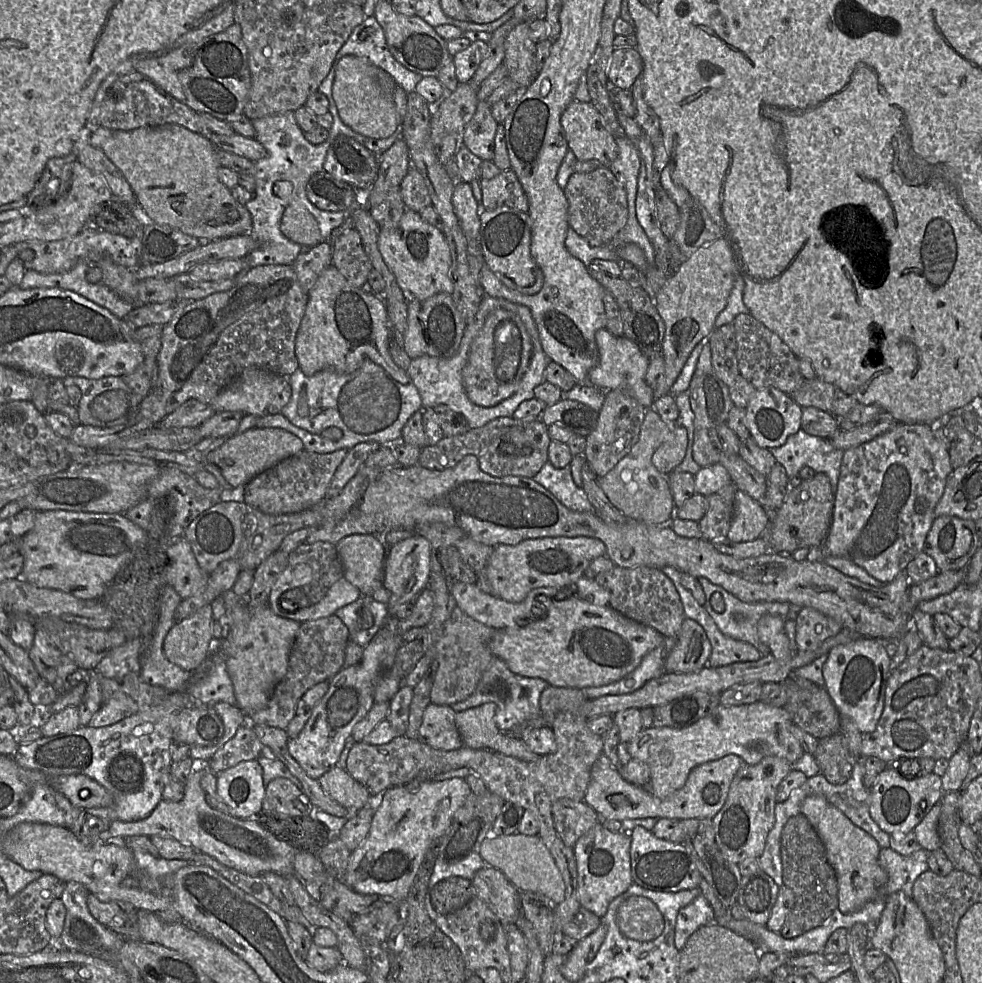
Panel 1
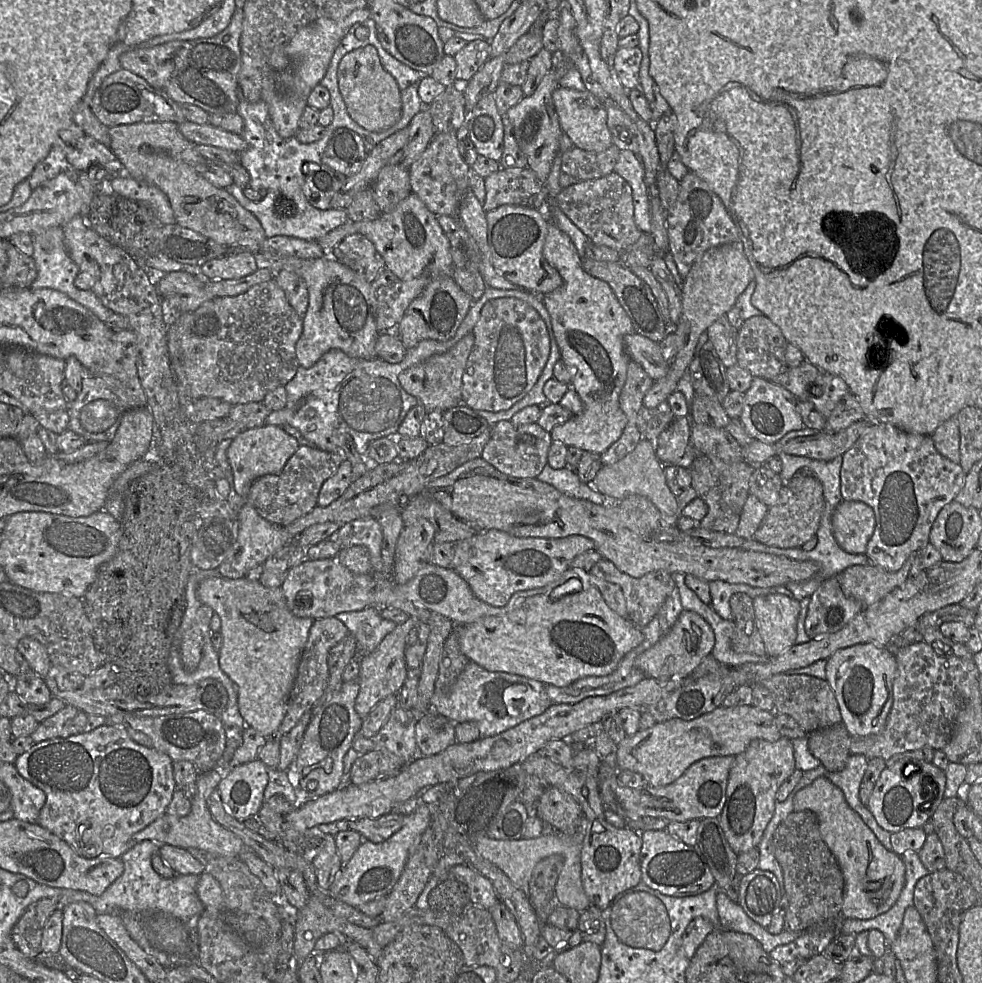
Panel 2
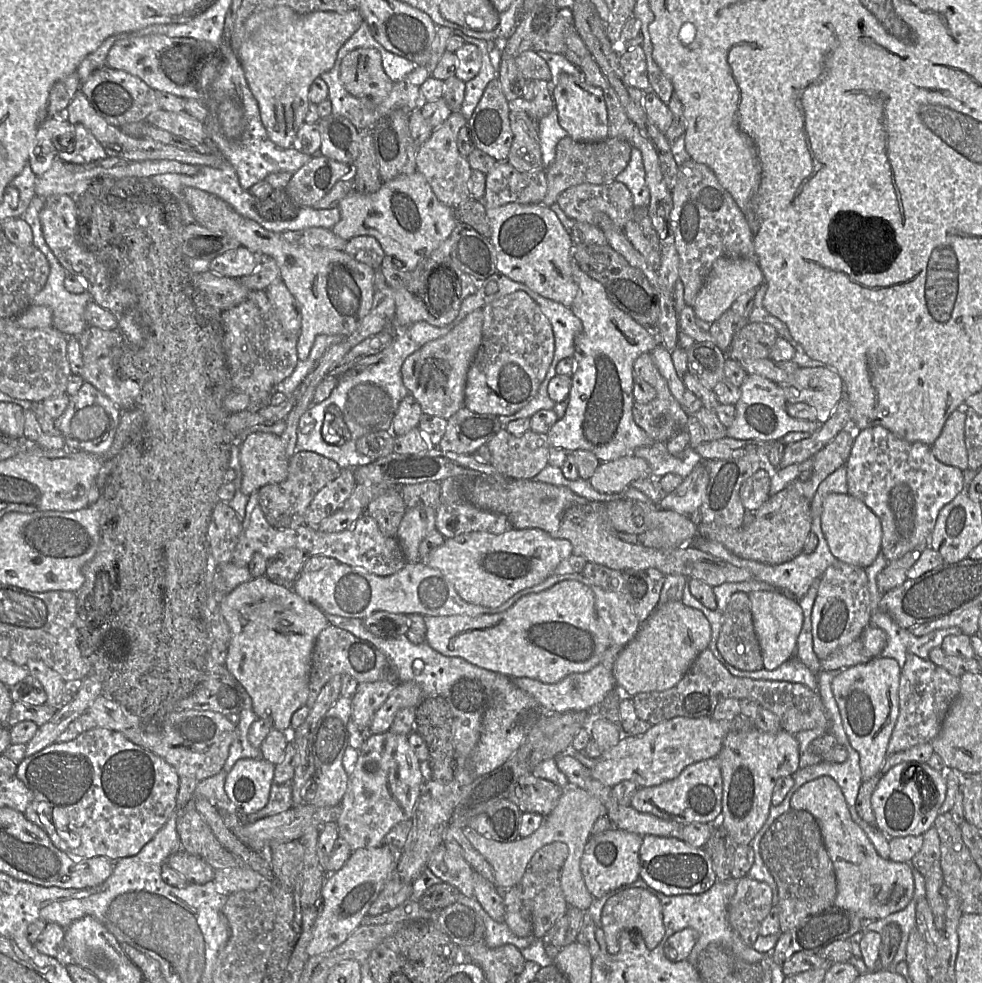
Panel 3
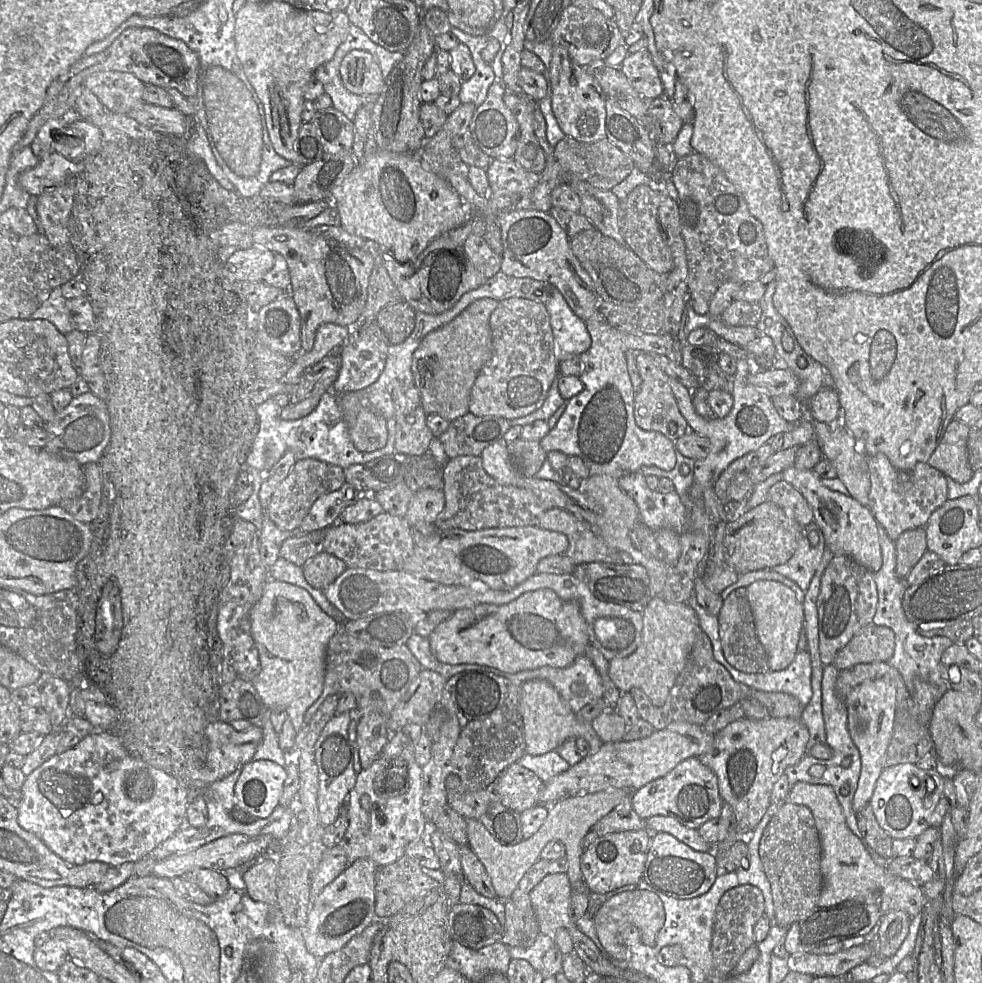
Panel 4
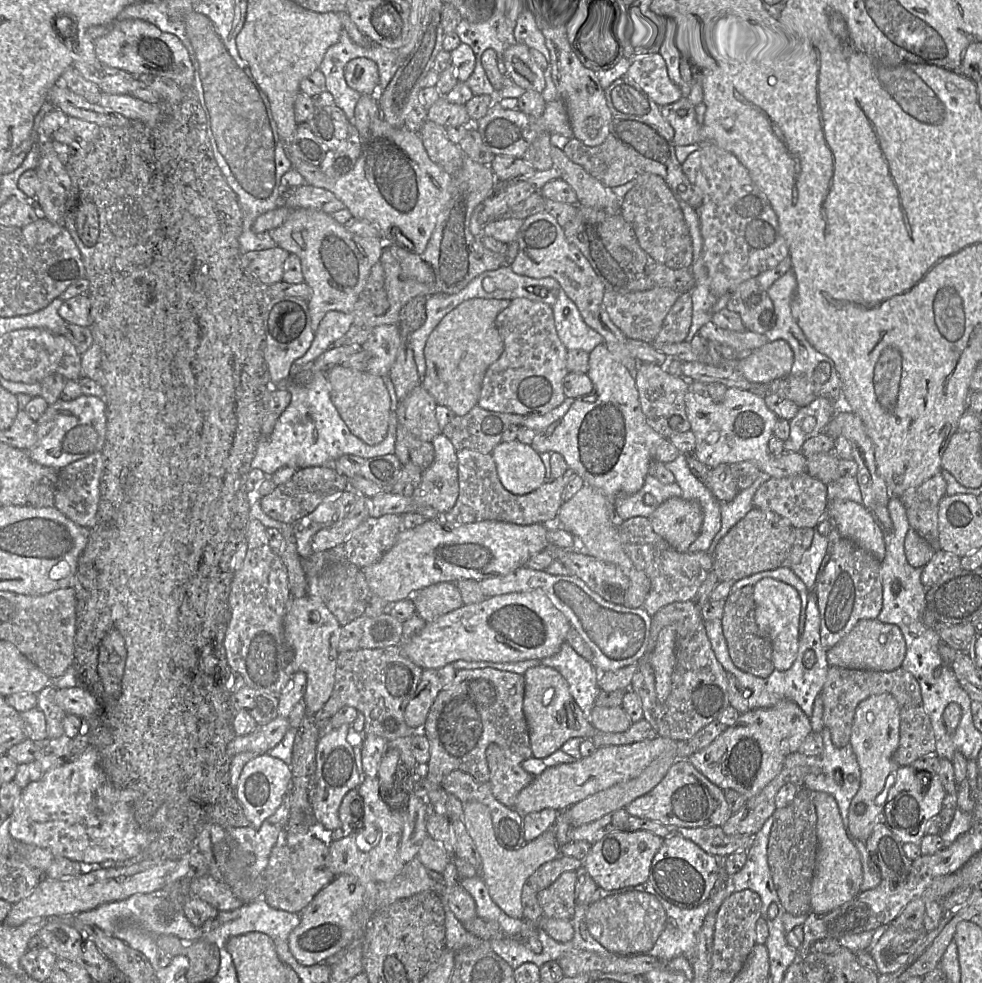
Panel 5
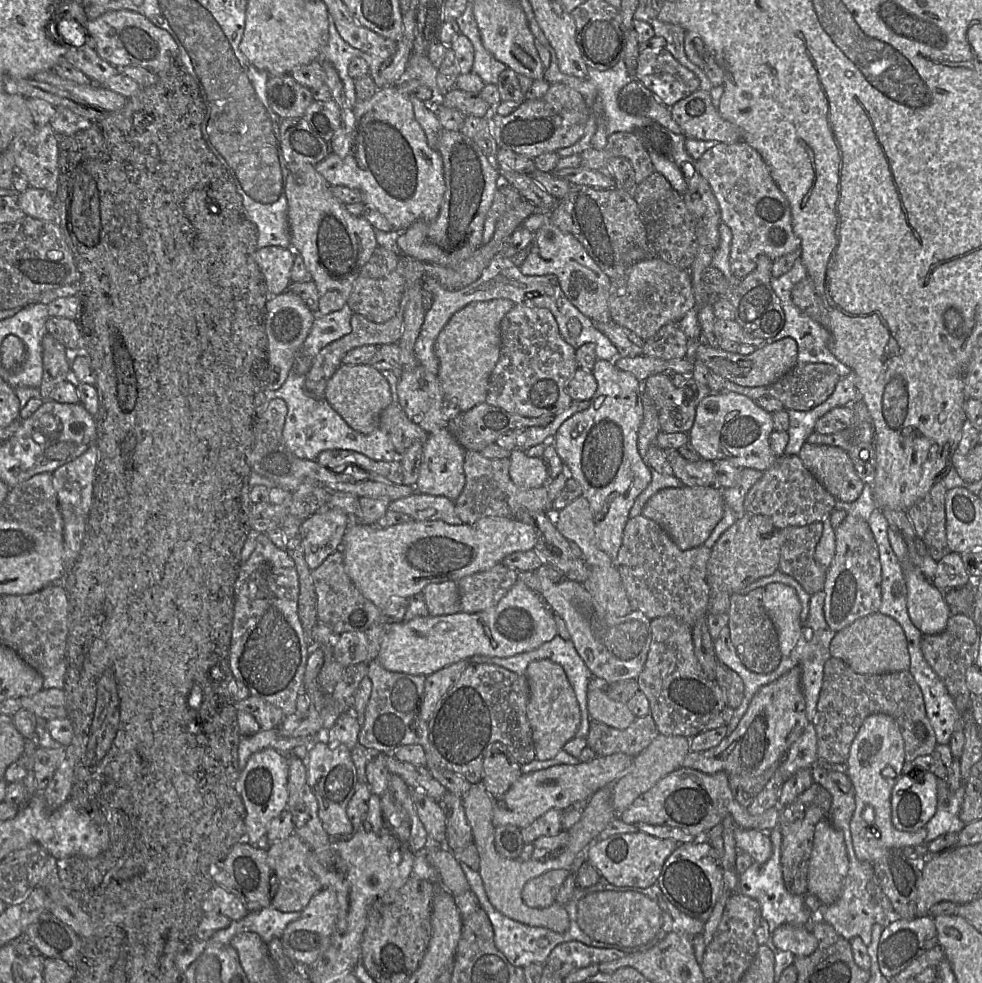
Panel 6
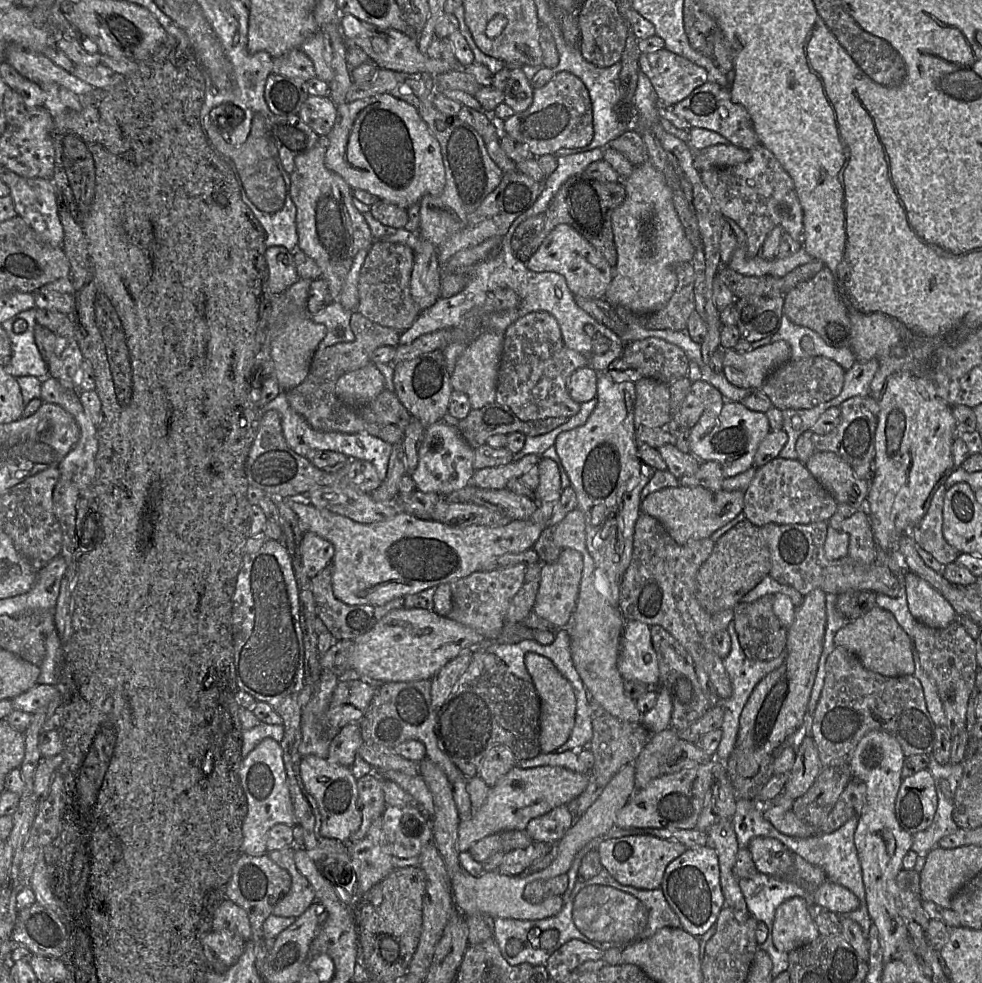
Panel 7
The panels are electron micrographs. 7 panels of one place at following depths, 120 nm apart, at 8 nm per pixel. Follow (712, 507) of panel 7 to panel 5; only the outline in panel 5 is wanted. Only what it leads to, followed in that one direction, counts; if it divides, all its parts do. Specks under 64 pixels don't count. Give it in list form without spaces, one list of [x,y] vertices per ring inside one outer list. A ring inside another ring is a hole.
[[[671,497],[648,518],[653,530],[678,552],[687,552],[700,534],[703,512],[699,503]]]

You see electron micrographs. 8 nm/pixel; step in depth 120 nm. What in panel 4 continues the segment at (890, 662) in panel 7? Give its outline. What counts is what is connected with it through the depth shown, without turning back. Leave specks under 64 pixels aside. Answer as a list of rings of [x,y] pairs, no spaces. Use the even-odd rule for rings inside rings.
[[[873,623],[863,627],[835,656],[832,665],[839,671],[857,664],[888,662],[894,654],[894,632]]]

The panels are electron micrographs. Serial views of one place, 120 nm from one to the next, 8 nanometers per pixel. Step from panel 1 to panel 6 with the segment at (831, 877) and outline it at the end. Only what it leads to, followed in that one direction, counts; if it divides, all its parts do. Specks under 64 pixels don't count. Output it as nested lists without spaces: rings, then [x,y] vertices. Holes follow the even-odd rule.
[[[813,783],[791,803],[779,807],[778,828],[782,835],[781,868],[785,887],[793,895],[808,894],[808,864],[813,847],[817,823],[828,817],[832,803],[831,794],[820,784]]]

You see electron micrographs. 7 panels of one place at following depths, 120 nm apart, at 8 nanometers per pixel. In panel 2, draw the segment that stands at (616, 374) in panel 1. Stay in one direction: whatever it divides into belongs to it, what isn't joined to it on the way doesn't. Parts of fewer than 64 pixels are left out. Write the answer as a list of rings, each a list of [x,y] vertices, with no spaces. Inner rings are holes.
[[[632,333],[624,337],[624,345],[631,361],[638,363],[654,381],[667,374],[669,364],[662,357],[659,343]]]

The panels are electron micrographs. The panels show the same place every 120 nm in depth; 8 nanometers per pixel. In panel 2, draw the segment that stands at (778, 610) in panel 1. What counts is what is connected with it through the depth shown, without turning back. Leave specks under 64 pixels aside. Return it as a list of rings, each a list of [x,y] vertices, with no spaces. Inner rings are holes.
[[[720,580],[710,581],[708,582],[708,585],[711,595],[710,606],[720,617],[725,620],[733,621],[729,601],[734,594],[746,594],[753,599],[764,594],[778,594],[779,592],[781,595],[792,597],[791,593],[786,589],[785,586],[752,587],[746,584],[731,584]]]

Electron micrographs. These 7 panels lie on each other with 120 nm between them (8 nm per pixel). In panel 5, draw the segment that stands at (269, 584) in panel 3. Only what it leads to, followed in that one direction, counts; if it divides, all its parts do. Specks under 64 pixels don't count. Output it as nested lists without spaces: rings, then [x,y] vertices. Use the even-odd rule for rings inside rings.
[[[309,595],[290,600],[284,617],[284,630],[287,641],[294,650],[294,671],[304,672],[307,676],[306,691],[303,696],[306,714],[315,715],[330,698],[335,684],[335,672],[338,658],[338,641],[341,625],[324,603]]]

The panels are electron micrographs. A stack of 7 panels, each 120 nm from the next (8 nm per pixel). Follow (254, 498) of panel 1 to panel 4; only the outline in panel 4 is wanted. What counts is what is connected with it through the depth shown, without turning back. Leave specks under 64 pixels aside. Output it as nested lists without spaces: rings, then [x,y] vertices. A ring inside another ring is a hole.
[[[313,458],[298,459],[272,494],[266,515],[279,528],[297,531],[314,502],[325,494],[341,489],[345,482],[344,469],[340,466]]]

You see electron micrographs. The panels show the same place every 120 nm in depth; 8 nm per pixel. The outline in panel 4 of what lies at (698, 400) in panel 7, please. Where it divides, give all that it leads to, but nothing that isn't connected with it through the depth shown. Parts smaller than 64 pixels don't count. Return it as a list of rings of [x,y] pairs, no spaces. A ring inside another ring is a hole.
[[[640,352],[636,357],[636,364],[641,378],[641,386],[634,398],[636,424],[643,430],[660,432],[672,441],[690,432],[691,428],[681,414],[669,385],[669,376],[653,362],[650,354]]]

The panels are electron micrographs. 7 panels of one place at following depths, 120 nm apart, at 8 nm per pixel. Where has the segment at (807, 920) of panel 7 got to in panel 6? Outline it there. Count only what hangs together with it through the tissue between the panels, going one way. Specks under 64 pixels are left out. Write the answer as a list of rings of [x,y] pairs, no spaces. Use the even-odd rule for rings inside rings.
[[[783,924],[777,927],[773,933],[775,946],[783,951],[790,951],[796,957],[811,955],[818,947],[819,942],[804,926],[792,926]]]

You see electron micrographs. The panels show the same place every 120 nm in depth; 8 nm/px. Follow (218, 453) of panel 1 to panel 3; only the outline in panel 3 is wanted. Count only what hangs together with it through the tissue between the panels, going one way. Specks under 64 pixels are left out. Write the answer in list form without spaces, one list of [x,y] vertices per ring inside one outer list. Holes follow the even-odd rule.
[[[268,432],[248,435],[240,446],[243,494],[250,497],[266,484],[285,480],[290,458],[280,436]]]

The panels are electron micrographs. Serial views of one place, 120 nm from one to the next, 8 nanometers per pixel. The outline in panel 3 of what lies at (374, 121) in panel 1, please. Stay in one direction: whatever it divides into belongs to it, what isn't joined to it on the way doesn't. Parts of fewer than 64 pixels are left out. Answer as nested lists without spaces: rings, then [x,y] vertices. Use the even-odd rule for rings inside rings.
[[[366,47],[357,48],[343,58],[340,80],[349,94],[370,98],[375,104],[386,98],[394,85],[383,69],[380,52]]]

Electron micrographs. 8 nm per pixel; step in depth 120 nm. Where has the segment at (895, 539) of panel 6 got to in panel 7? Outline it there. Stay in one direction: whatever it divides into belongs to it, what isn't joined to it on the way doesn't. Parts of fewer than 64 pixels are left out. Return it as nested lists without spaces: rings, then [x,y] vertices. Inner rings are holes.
[[[905,568],[903,583],[914,619],[932,629],[944,629],[957,619],[951,604],[926,580]]]

